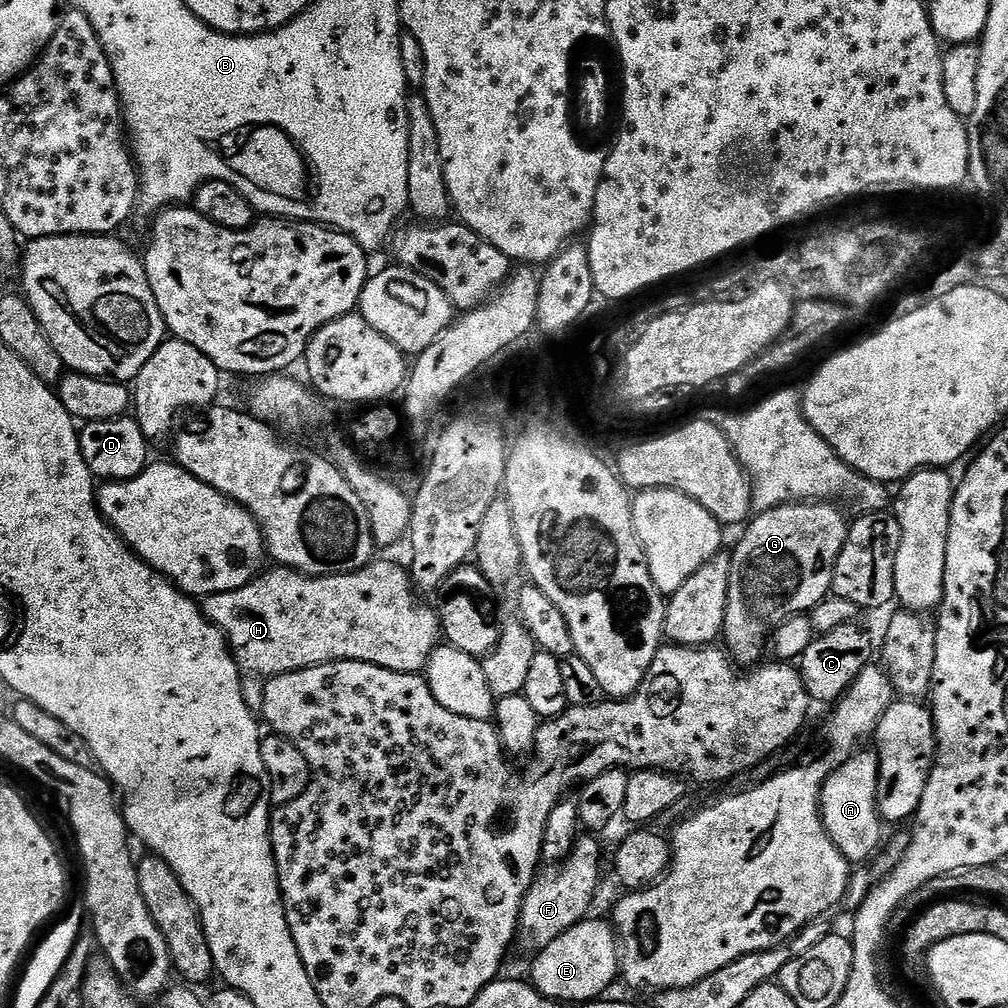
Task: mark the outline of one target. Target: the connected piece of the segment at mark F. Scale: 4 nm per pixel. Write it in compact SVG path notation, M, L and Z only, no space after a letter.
M581 835L568 860L544 870L548 872L541 871L533 880L520 911L518 929L519 943L524 943L529 953L535 954L550 946L554 938L566 934L566 930L579 924L591 913L588 911L592 908L592 899L600 888L600 844L592 836L595 835Z

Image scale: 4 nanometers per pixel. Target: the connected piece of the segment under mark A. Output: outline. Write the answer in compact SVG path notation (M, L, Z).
M857 750L849 756L844 764L838 764L826 778L824 789L820 792L820 819L824 822L824 828L828 832L829 838L838 846L838 850L850 862L864 862L868 855L880 844L880 827L882 821L880 811L876 809L876 799L878 798L878 758L875 751Z

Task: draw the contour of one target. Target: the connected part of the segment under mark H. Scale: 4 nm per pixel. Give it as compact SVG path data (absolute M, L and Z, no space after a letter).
M376 558L358 570L333 576L307 576L283 566L273 569L238 590L219 592L202 600L204 617L228 640L241 673L271 678L336 660L366 662L395 672L420 674L427 669L433 650L442 640L440 617L433 605L431 608L419 600L418 589L405 565L403 568L392 560Z

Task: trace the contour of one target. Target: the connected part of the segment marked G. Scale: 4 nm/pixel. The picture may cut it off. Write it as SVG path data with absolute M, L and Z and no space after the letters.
M832 502L779 504L776 508L753 515L743 529L744 537L730 552L729 590L722 633L723 647L737 665L759 665L762 660L760 655L766 652L766 645L776 627L786 622L786 618L811 613L832 592L834 566L838 562L838 554L842 554L850 527L849 517L844 517L836 508L839 507Z

